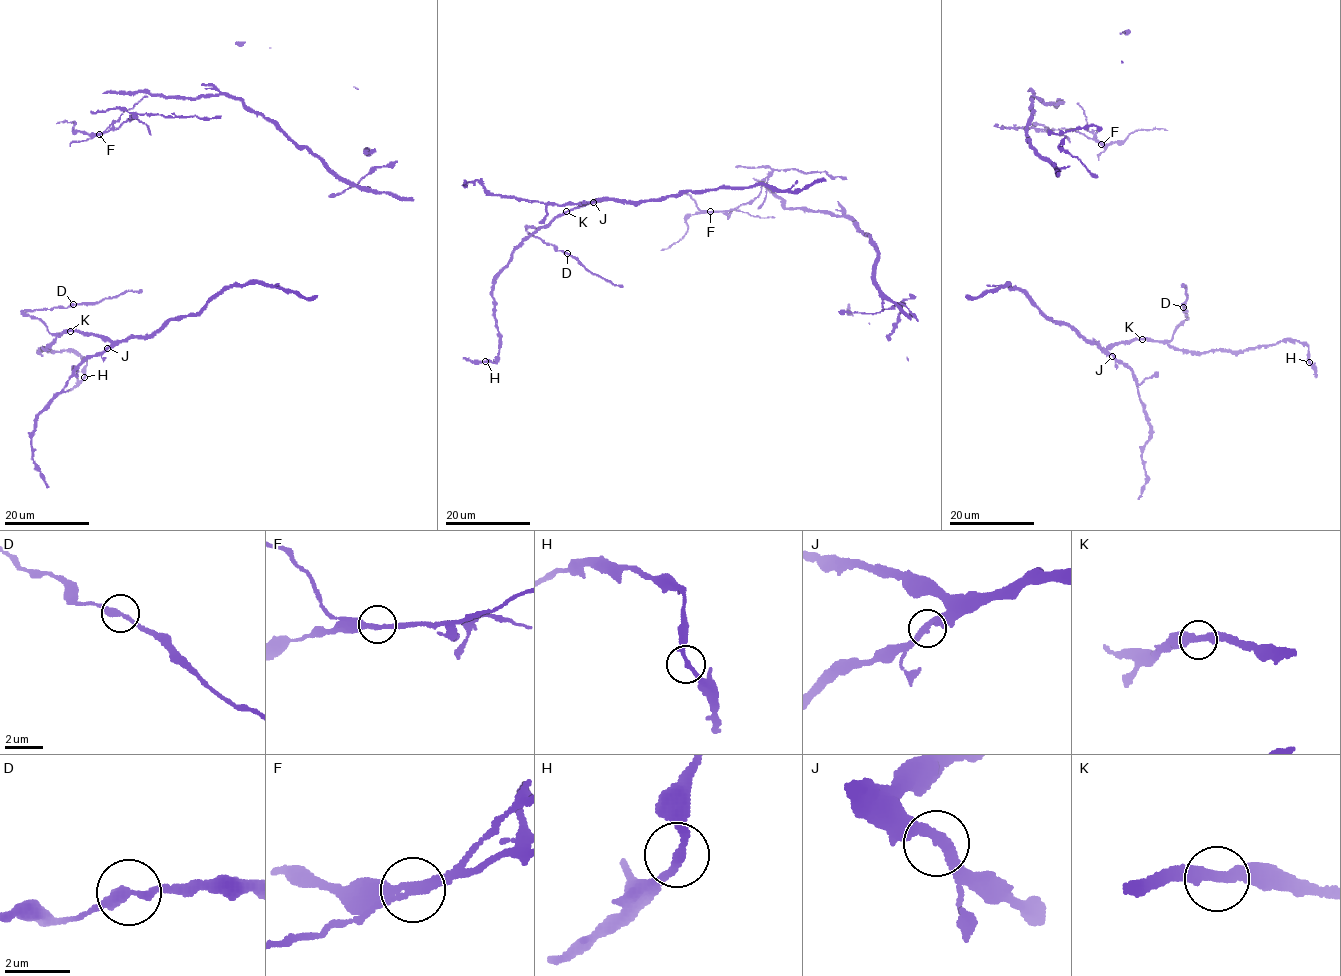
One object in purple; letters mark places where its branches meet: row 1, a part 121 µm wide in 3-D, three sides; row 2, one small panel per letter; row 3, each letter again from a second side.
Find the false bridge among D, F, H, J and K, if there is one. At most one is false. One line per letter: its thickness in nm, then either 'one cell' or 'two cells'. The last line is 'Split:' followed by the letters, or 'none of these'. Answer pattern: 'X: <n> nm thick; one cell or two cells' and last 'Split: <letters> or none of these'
D: 300 nm thick; one cell
F: 260 nm thick; two cells
H: 240 nm thick; one cell
J: 300 nm thick; one cell
K: 280 nm thick; one cell
Split: F

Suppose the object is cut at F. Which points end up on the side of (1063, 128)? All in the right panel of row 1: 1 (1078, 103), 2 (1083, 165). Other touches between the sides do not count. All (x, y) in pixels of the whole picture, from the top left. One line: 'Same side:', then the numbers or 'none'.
Same side: 2

